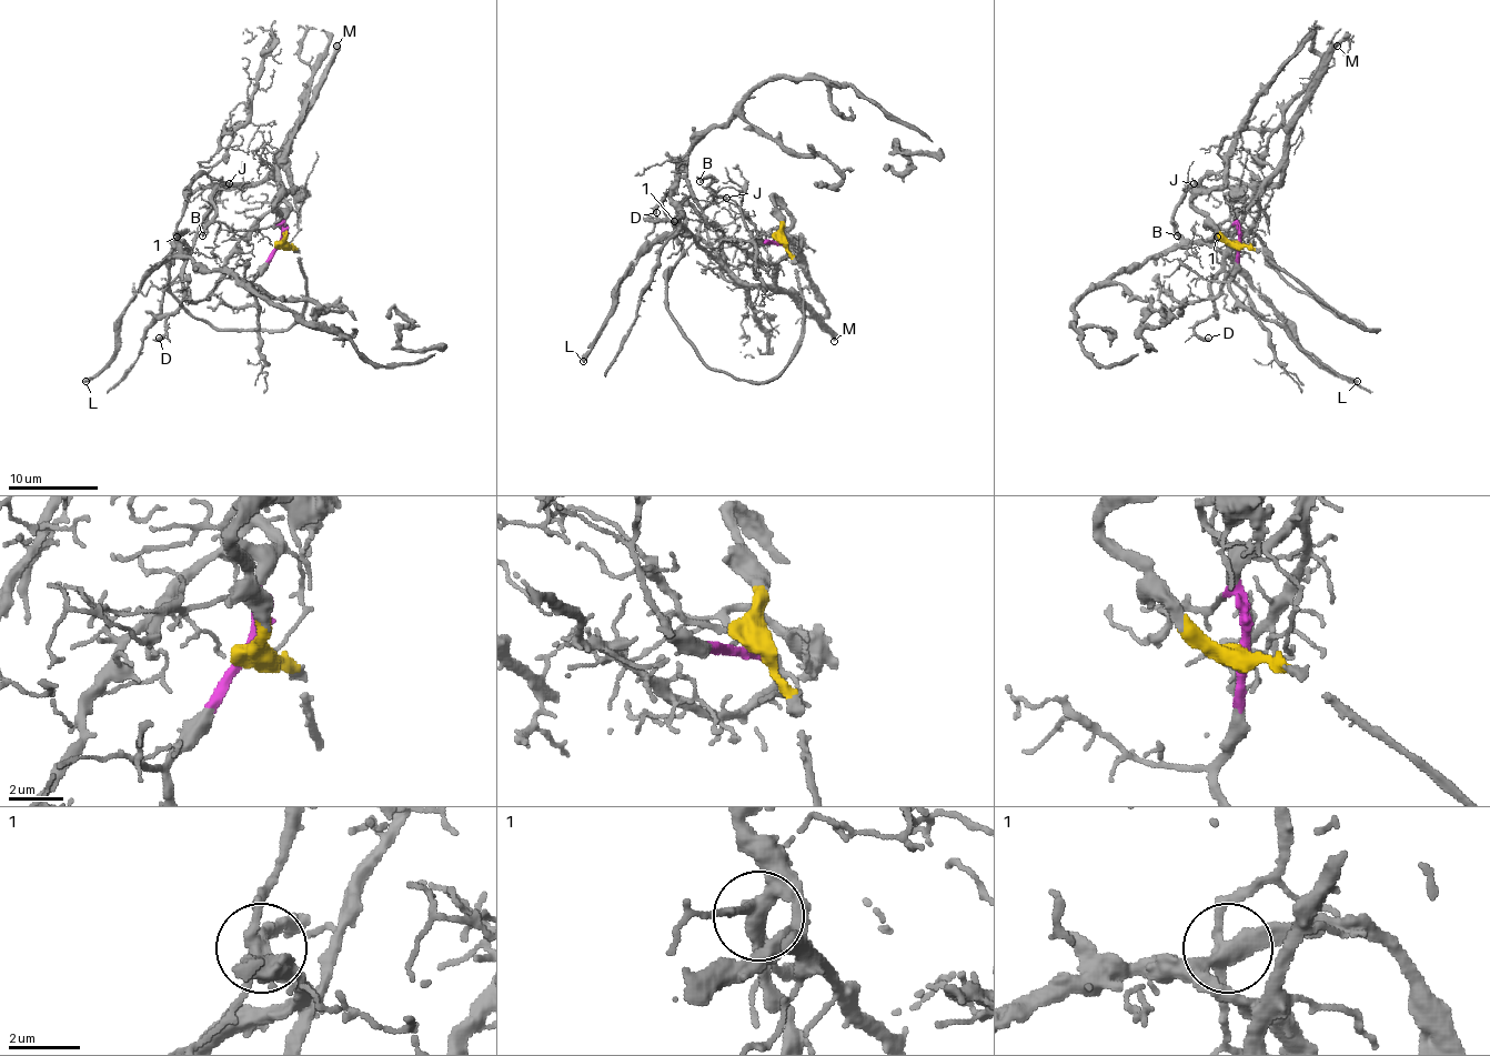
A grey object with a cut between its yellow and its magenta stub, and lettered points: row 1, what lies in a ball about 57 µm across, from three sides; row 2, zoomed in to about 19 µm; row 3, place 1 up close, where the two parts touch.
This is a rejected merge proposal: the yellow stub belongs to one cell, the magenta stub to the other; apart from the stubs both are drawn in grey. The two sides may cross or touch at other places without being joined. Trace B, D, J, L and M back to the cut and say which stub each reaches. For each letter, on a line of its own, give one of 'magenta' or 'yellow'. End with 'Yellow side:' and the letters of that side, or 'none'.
B: magenta
D: magenta
J: magenta
L: yellow
M: magenta
Yellow side: L

